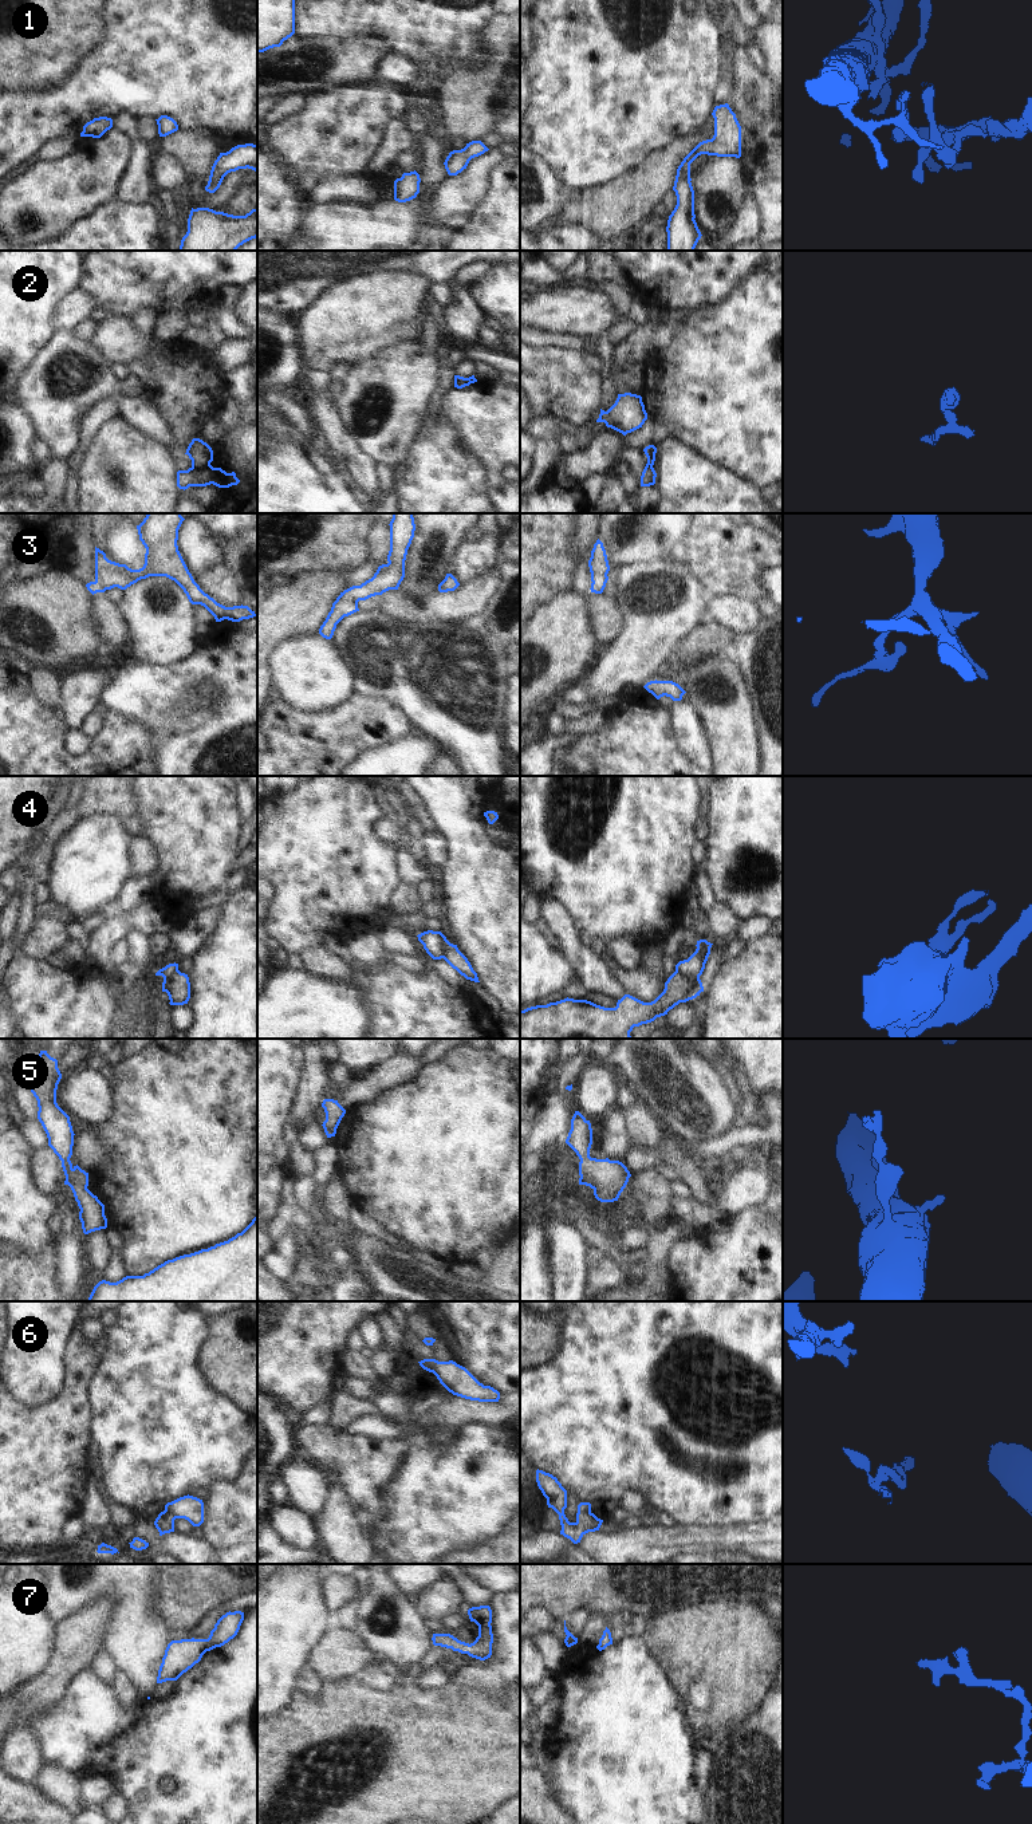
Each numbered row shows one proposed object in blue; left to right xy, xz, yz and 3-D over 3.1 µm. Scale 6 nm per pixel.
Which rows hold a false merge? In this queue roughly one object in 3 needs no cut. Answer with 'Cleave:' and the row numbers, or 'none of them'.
Cleave: 2, 4, 6

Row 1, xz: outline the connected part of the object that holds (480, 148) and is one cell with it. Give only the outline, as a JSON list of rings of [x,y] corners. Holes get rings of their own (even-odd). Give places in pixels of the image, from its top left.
[[[472,141],[461,150],[453,150],[446,157],[444,165],[449,176],[457,176],[466,169],[469,161],[488,151],[481,141]]]

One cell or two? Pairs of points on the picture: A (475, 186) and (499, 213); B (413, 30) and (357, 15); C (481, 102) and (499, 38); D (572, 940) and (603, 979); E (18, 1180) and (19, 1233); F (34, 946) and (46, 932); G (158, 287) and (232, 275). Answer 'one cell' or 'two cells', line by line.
A: two cells
B: one cell
C: one cell
D: one cell
E: one cell
F: one cell
G: one cell

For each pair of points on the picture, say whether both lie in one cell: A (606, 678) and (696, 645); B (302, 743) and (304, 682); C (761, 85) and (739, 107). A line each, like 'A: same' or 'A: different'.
A: different
B: different
C: same

